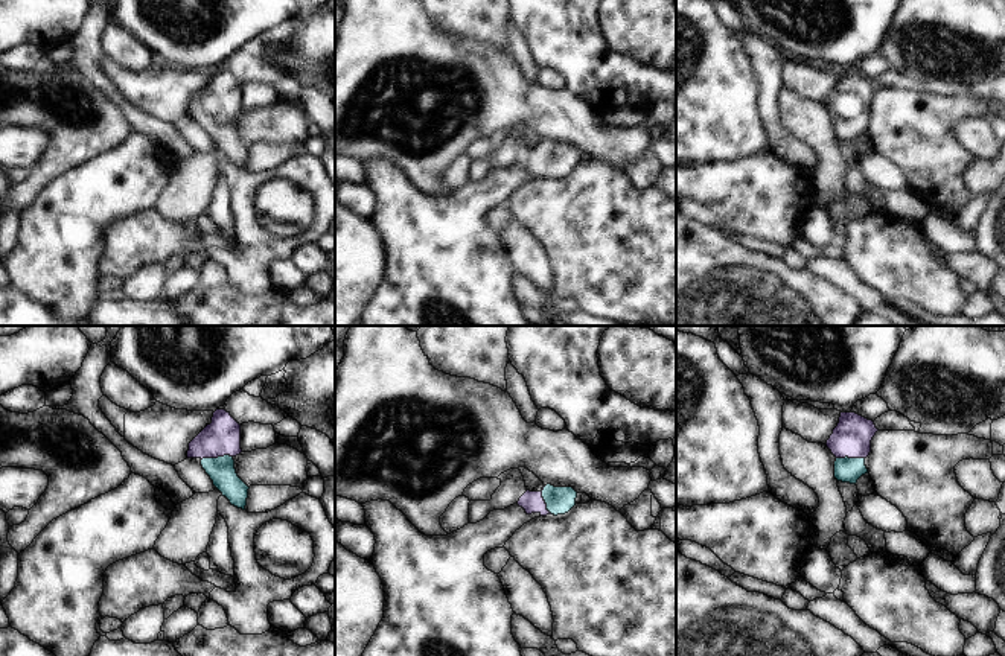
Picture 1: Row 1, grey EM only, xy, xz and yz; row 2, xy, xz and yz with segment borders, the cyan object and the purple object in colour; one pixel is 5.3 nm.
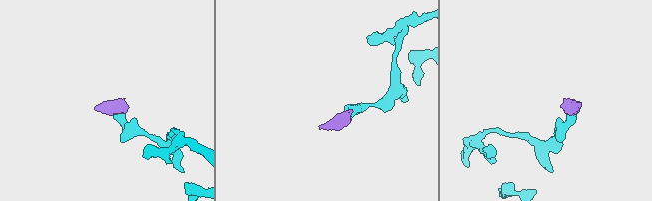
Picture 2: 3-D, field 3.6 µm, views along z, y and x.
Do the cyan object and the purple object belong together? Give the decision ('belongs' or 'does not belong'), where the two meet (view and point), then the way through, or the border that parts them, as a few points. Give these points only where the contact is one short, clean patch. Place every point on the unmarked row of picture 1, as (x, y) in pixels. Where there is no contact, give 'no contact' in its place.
belongs | xy (218, 116) | across xy (221, 130), (218, 116), (221, 96)

